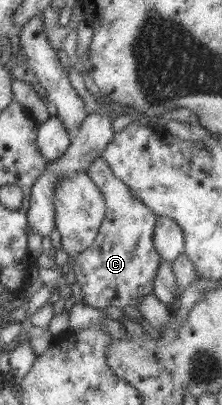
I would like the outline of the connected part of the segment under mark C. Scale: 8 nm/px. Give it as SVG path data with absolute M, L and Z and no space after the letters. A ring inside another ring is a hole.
M101 157L88 167L87 175L102 193L106 212L92 245L72 260L83 301L99 310L105 310L110 305L121 309L126 305L137 306L142 296L153 293L156 271L164 261L153 240L158 217L112 174Z

